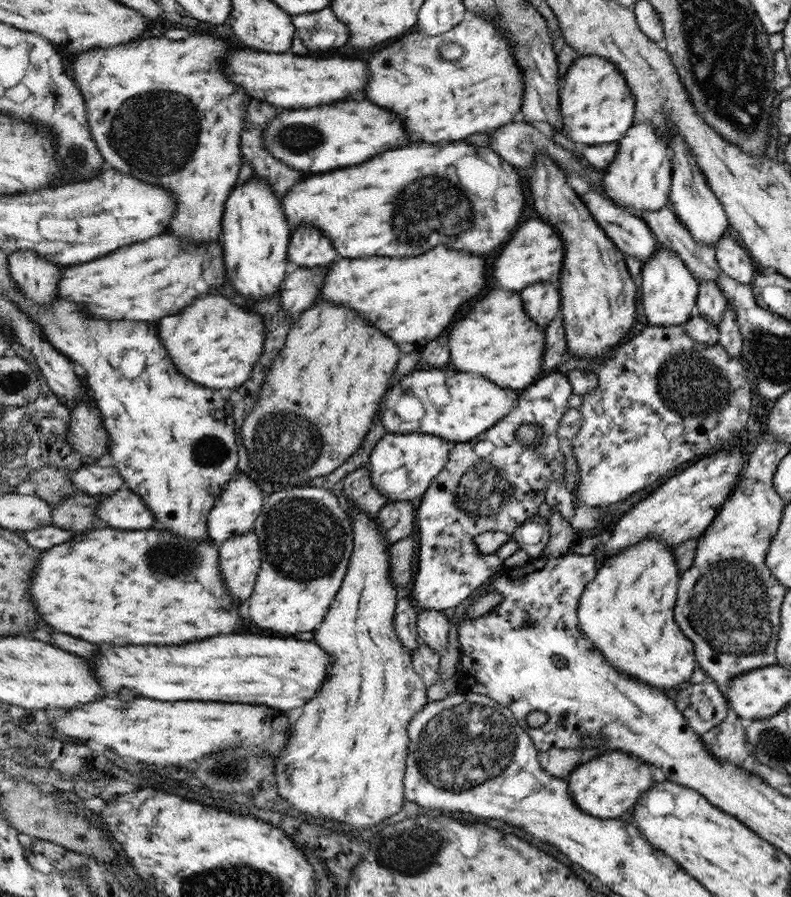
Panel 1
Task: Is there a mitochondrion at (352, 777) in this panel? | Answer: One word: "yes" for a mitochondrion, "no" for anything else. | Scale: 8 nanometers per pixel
no

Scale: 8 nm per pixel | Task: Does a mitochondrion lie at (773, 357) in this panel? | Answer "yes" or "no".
yes

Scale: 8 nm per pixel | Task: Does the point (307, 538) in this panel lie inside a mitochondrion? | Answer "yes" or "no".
yes

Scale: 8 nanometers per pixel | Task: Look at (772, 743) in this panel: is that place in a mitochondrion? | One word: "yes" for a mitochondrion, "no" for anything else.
yes

